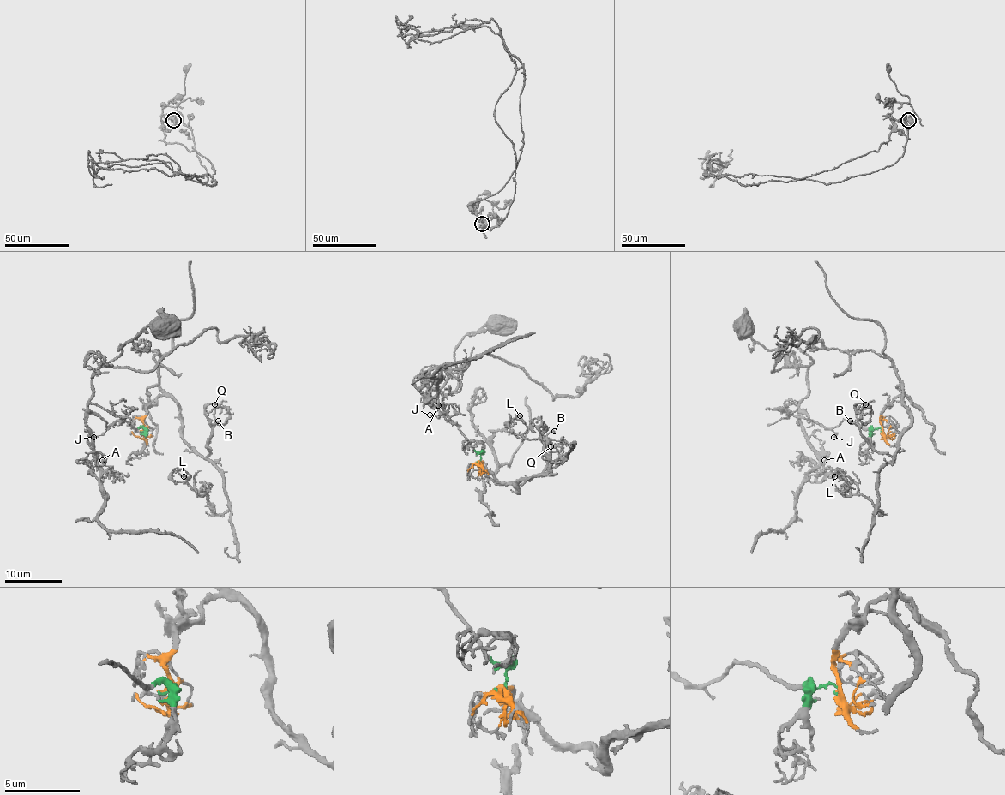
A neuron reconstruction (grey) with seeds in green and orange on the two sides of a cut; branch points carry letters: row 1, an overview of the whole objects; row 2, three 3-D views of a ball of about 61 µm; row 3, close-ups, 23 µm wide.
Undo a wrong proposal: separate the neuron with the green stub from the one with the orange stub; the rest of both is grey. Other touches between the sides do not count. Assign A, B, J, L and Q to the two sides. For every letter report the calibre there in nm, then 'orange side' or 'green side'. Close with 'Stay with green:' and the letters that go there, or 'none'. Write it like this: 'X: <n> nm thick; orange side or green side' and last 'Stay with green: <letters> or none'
A: 120 nm thick; green side
B: 220 nm thick; orange side
J: 110 nm thick; green side
L: 160 nm thick; orange side
Q: 110 nm thick; orange side
Stay with green: A, J

